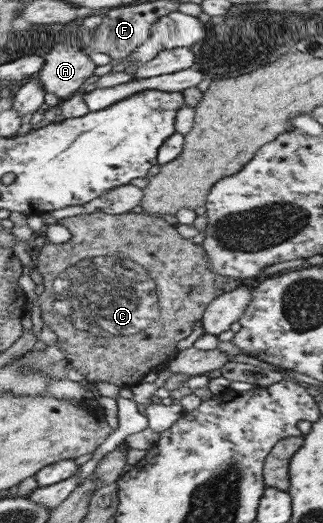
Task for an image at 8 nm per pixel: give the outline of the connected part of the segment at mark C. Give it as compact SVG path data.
M132 210L121 215L106 214L103 212L83 214L63 218L57 223L62 224L71 233L71 238L64 244L51 244L49 242L41 249L38 269L44 277L44 284L48 286L39 296L38 304L40 318L43 325L50 328L51 333L58 334L58 348L66 354L69 362L74 363L77 371L87 377L93 384L101 382L116 383L120 388L130 388L132 385L141 383L148 372L155 371L159 365L169 363L179 353L178 342L188 338L194 332L194 324L202 322L209 304L222 294L237 289L238 279L215 273L209 266L209 258L204 246L196 244L190 238L182 238L173 220L154 217L150 213Z

